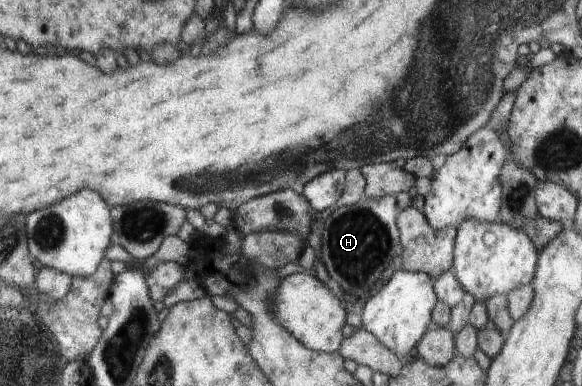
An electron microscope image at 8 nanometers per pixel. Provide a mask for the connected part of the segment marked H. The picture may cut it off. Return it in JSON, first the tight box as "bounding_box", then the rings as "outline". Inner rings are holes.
{"bounding_box":[320,195,400,302],"outline":[[[384,195],[377,199],[358,199],[354,204],[338,207],[329,211],[328,216],[323,216],[321,239],[320,239],[320,260],[326,267],[328,274],[337,282],[349,296],[351,301],[364,302],[370,296],[370,288],[380,280],[382,272],[388,268],[388,264],[394,258],[394,252],[398,252],[398,229],[396,228],[396,218],[399,217],[400,210],[397,205],[397,198],[392,195]]]}

